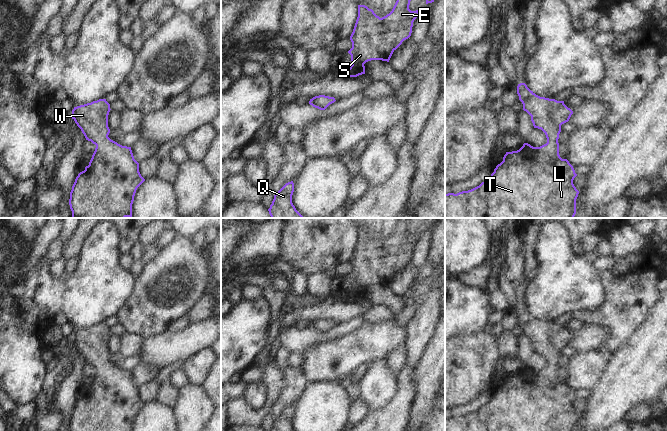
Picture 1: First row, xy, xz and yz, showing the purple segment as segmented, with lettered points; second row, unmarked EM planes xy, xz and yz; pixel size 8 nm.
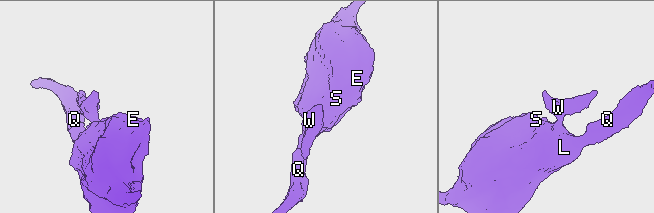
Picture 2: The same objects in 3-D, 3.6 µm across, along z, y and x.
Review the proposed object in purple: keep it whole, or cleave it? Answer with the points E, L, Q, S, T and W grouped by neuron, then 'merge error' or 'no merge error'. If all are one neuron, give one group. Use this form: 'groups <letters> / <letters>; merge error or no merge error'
groups E L Q S T W; no merge error

